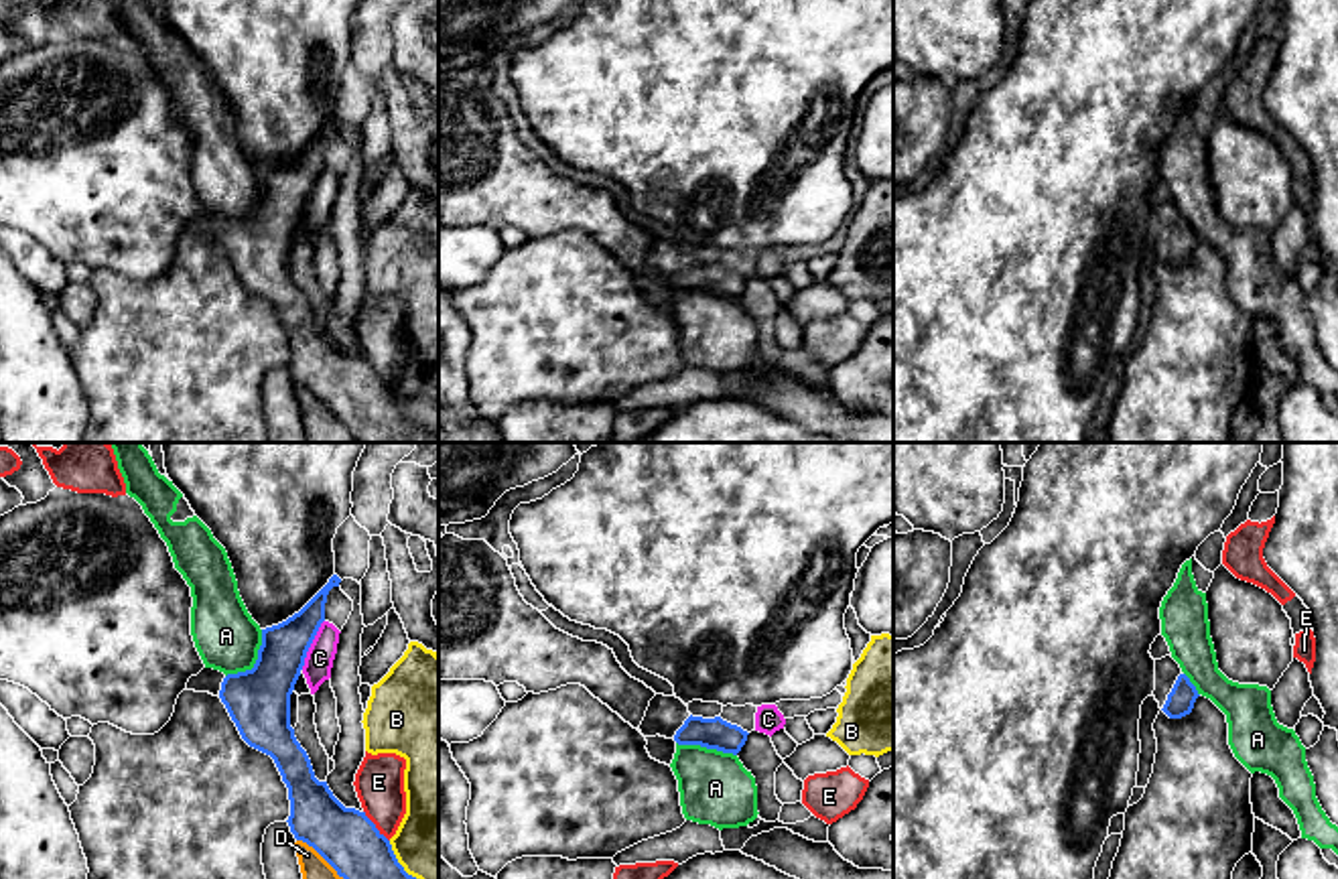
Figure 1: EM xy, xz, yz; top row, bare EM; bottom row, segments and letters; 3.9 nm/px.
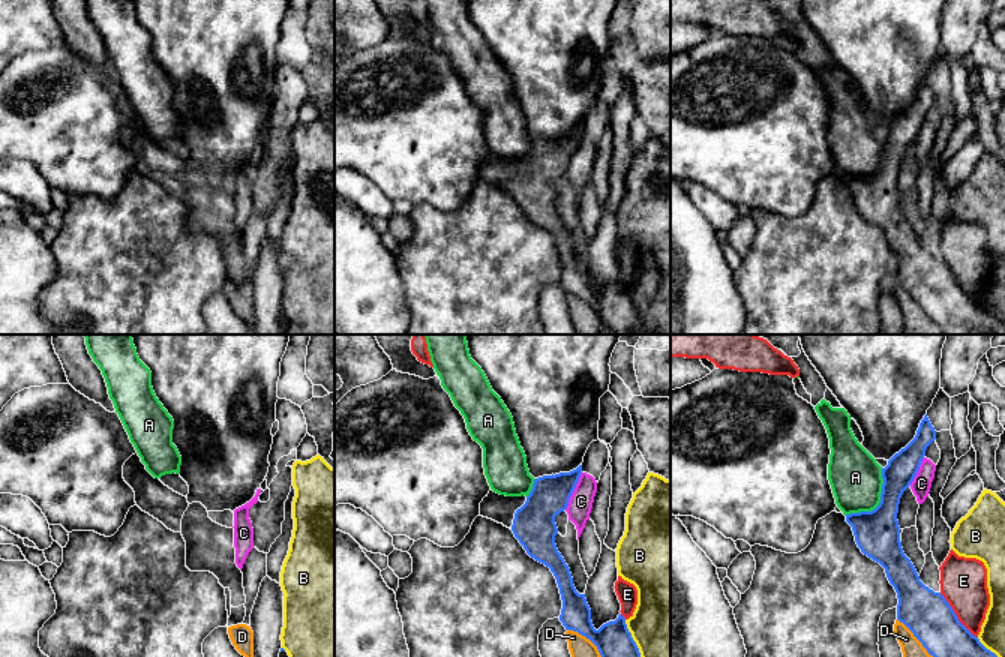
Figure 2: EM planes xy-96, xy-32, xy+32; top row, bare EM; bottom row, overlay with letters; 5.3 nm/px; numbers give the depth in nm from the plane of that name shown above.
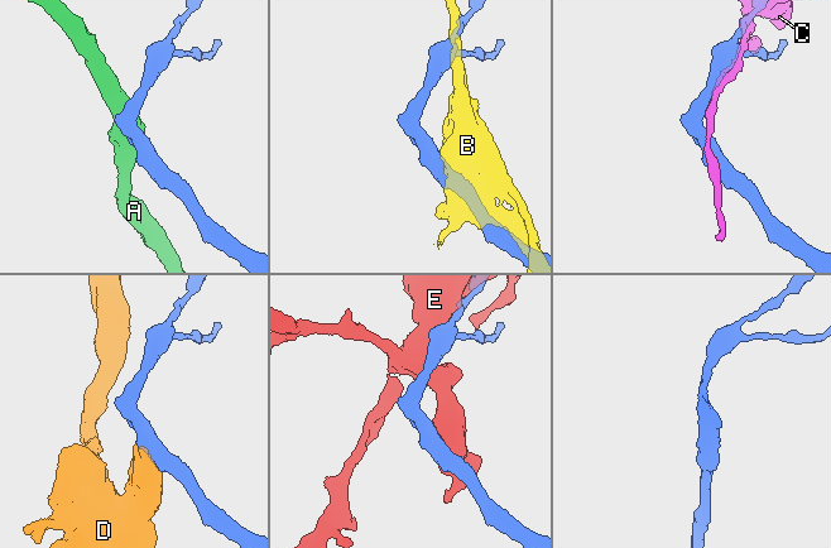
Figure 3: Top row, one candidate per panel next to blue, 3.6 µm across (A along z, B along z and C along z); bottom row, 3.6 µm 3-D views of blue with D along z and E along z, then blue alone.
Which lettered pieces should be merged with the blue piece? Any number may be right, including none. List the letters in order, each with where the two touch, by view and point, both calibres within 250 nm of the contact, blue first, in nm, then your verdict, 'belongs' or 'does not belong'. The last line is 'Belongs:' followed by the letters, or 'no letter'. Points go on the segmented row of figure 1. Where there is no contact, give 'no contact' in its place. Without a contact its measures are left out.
A: xy (256, 662) | 260/260 nm | does not belong
B: xy (396, 861) | 240/320 nm | does not belong
C: xy (311, 642) | 190/110 nm | does not belong
D: xy (321, 855) | 240/100 nm | does not belong
E: xy (374, 827) | 240/190 nm | does not belong
Belongs: no letter

